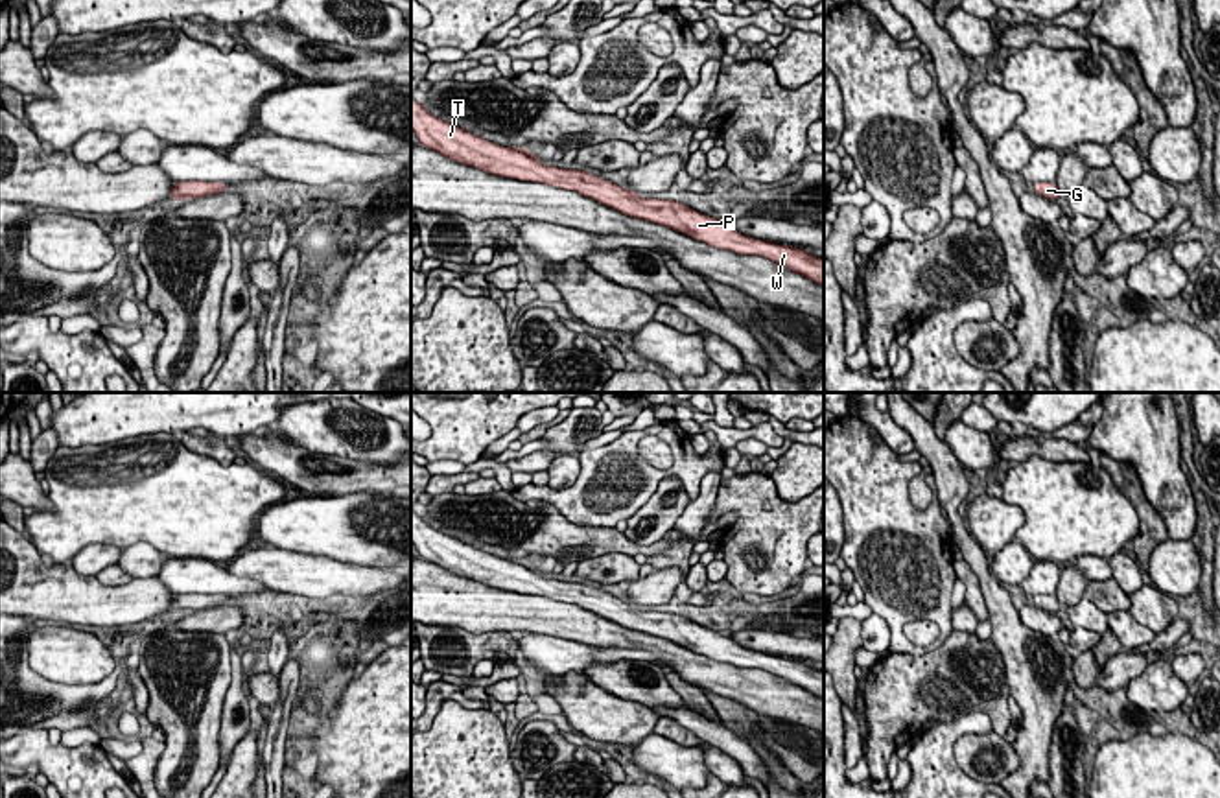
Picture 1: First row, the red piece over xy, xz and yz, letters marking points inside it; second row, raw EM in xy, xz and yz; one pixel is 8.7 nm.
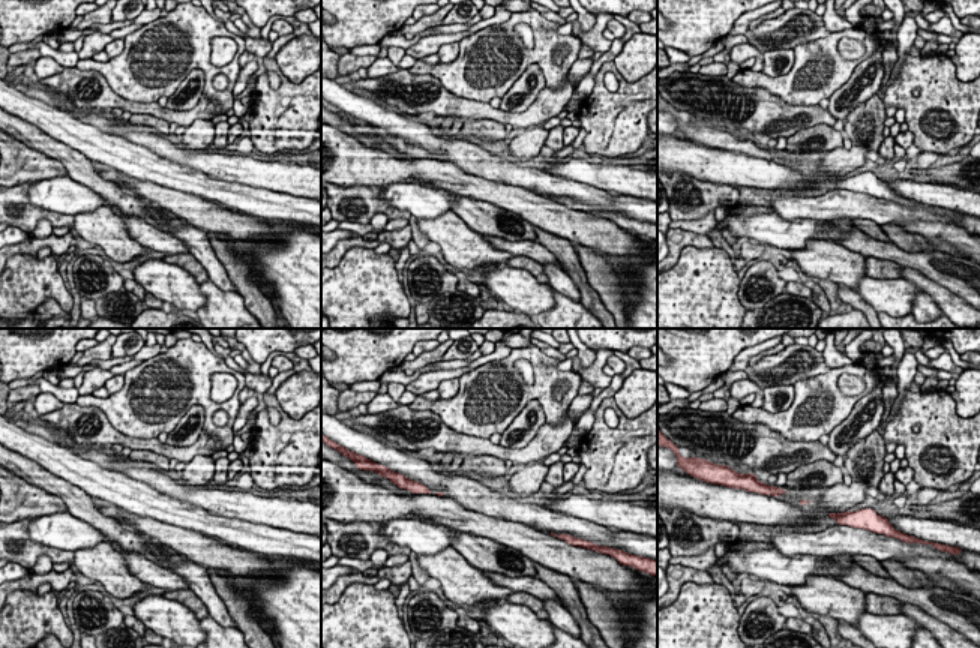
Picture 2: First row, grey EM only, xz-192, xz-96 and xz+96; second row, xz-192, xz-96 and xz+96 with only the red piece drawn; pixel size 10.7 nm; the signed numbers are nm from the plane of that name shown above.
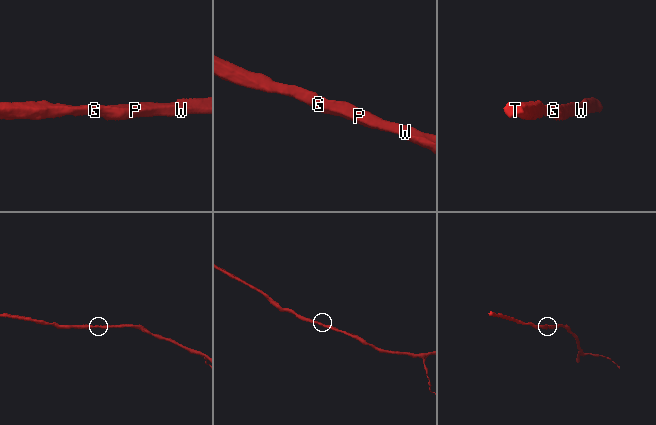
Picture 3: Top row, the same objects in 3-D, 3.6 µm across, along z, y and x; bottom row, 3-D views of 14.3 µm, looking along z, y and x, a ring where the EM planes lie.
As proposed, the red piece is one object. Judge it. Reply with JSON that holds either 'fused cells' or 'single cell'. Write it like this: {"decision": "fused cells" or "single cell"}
{"decision": "single cell"}

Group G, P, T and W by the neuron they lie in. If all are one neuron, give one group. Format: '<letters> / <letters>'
G P T W

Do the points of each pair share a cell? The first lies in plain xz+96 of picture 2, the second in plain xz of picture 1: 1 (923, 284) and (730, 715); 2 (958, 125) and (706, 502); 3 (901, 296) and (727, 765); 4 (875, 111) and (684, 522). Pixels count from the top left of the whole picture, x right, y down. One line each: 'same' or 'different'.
1: different
2: different
3: different
4: different

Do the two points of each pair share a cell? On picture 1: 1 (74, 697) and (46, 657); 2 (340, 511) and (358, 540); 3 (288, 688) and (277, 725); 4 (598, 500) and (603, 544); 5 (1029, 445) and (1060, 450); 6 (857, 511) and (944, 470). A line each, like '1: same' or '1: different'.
1: different
2: same
3: same
4: different
5: same
6: different

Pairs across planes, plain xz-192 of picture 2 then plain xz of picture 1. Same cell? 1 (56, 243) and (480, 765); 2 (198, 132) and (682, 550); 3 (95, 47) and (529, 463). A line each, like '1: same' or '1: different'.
1: different
2: different
3: same

